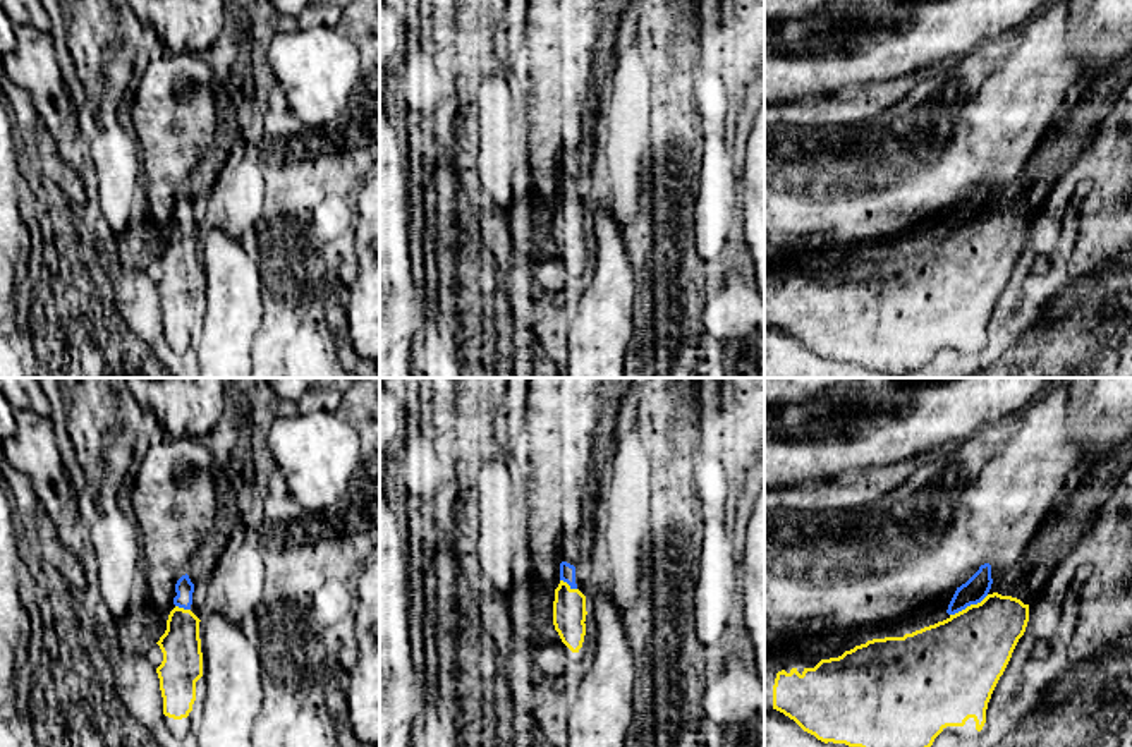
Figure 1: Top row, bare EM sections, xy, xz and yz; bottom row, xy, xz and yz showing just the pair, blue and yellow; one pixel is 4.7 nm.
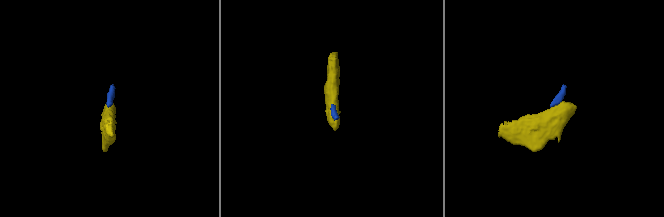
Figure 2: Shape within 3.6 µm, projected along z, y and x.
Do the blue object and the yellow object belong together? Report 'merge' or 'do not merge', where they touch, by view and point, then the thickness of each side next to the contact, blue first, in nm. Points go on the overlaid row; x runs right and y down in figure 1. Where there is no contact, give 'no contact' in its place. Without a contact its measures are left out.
merge; contact yz (969, 605); calibres 110 and 380 nm

